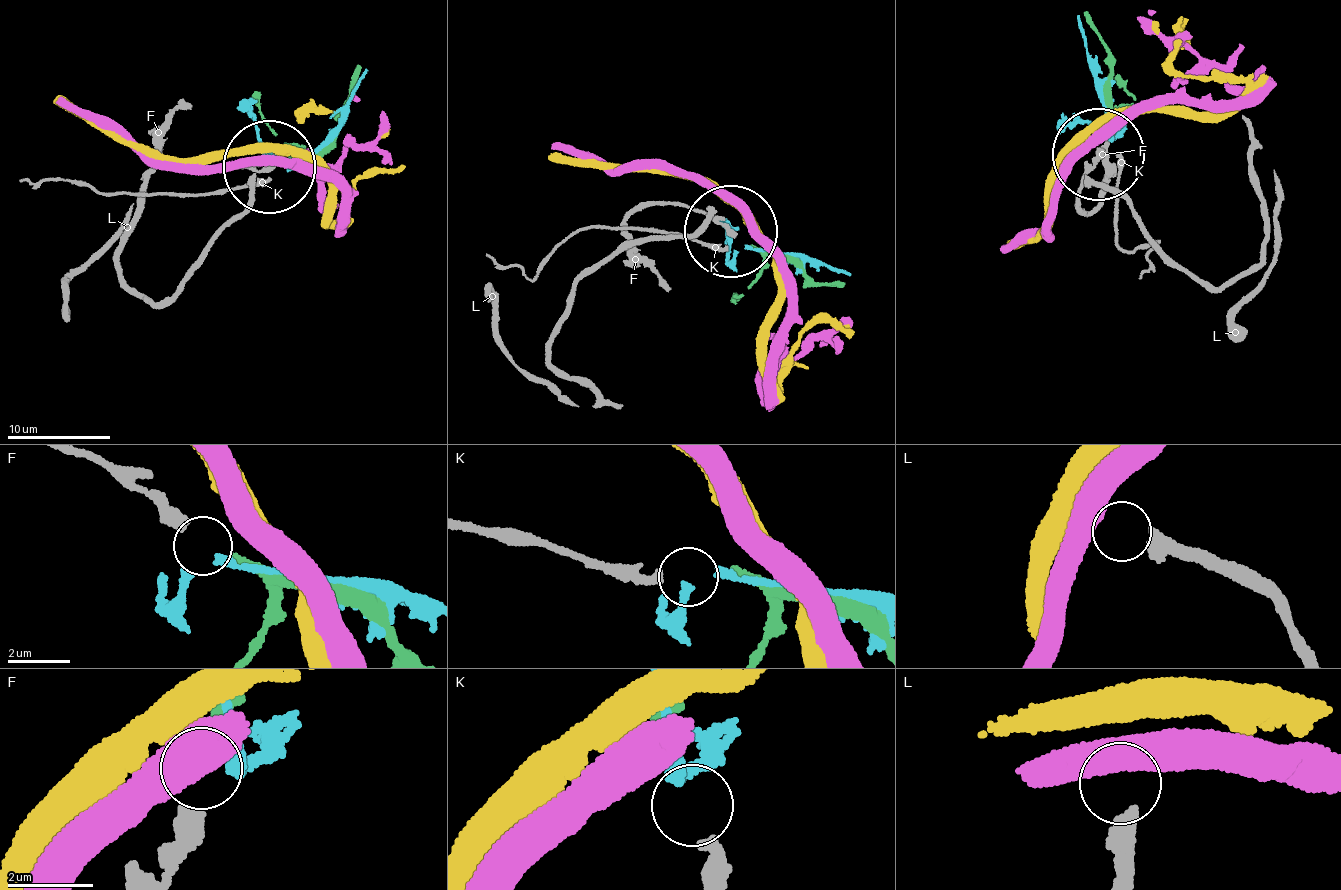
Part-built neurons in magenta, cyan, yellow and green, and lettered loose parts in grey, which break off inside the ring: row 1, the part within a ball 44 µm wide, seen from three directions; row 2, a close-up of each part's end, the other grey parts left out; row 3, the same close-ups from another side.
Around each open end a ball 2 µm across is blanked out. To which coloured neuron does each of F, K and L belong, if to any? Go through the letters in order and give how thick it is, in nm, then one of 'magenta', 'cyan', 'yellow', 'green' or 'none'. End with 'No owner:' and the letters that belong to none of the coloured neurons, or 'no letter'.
F: 480 nm | green
K: 300 nm | cyan
L: 440 nm | none
No owner: L

